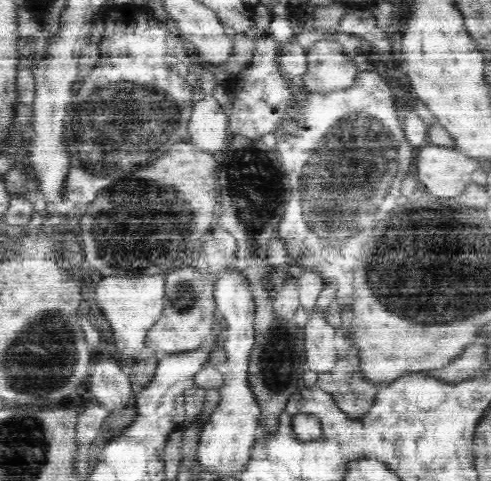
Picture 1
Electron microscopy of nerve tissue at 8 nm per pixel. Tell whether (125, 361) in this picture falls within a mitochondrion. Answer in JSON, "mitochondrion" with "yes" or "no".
{"mitochondrion":"no"}

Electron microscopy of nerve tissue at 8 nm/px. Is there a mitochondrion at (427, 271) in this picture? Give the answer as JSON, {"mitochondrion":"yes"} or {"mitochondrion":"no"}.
{"mitochondrion":"yes"}

